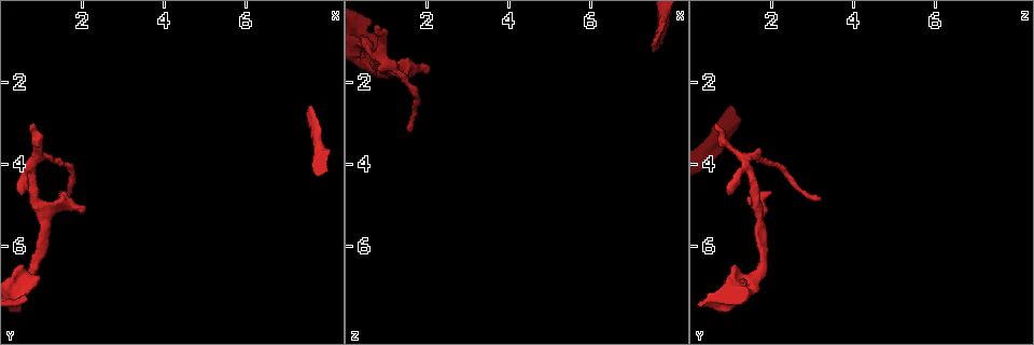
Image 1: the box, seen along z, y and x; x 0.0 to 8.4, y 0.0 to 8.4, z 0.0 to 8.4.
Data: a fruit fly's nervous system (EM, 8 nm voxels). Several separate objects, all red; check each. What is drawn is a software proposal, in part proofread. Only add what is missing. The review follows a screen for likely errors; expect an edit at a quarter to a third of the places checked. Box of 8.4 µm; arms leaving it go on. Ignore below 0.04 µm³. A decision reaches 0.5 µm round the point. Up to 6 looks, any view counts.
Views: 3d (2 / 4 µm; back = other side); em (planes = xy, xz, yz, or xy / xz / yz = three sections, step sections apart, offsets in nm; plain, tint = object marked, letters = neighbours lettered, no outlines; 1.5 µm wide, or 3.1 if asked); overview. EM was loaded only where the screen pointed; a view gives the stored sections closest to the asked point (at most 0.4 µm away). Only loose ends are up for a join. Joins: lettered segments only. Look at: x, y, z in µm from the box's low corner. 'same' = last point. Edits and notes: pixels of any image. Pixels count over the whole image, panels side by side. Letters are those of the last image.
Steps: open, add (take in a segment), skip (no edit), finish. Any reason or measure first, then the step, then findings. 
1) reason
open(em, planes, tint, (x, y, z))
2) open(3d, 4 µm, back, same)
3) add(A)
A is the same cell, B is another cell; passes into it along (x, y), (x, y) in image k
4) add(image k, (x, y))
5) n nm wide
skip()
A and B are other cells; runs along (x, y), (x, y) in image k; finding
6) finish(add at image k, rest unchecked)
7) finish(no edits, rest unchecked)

an open end
open(3d, 2 µm, (0.70, 3.05, 0.70))

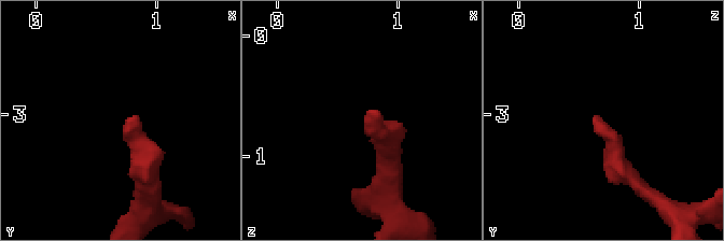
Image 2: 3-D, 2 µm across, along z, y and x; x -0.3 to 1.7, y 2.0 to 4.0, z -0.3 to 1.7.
now the EM
open(em, xz, step 8, tint, (0.76, 3.06, 0.64))

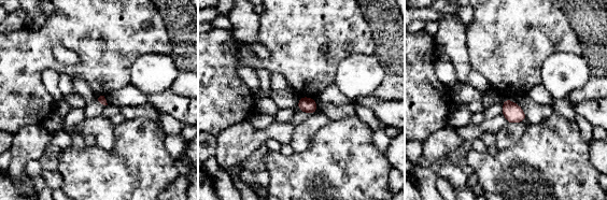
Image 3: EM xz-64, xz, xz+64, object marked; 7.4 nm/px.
another direction
open(em, planes, letters, same)

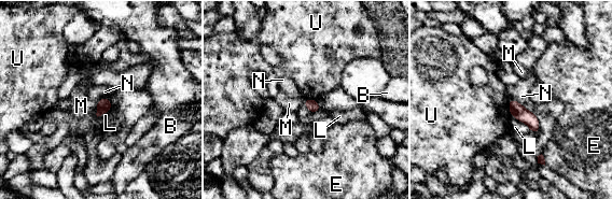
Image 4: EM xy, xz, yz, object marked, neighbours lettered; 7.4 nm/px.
skip()
B, E, L, M, N and U are other cells; border along (509, 99), (515, 99), (523, 105) in image 4; no lettered segment goes on from it

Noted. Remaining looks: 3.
open(3d, 2 µm, (1.95, 5.15, 1.70))

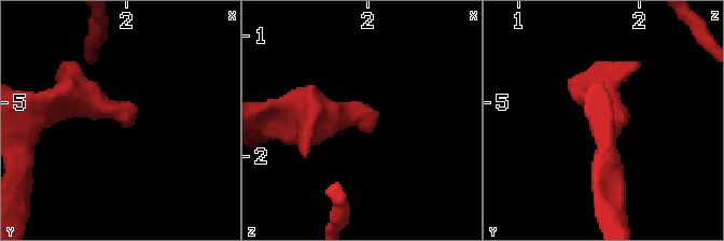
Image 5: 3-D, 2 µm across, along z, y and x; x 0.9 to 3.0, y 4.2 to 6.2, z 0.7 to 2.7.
need the tissue
open(em, planes, letters, (2.00, 5.20, 1.74))

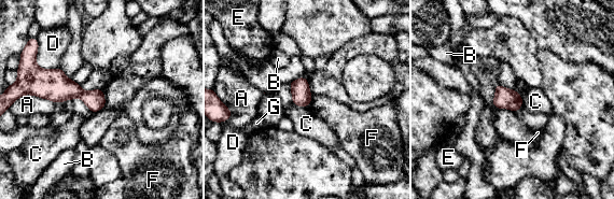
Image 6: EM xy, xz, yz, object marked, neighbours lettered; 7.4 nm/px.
140 nm wide
skip()
A, B, C, D, E, F and G are other cells; border along (292, 102), (299, 107), (307, 107) in image 6; none of them fits

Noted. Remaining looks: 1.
finish(no edits, rest unchecked)

